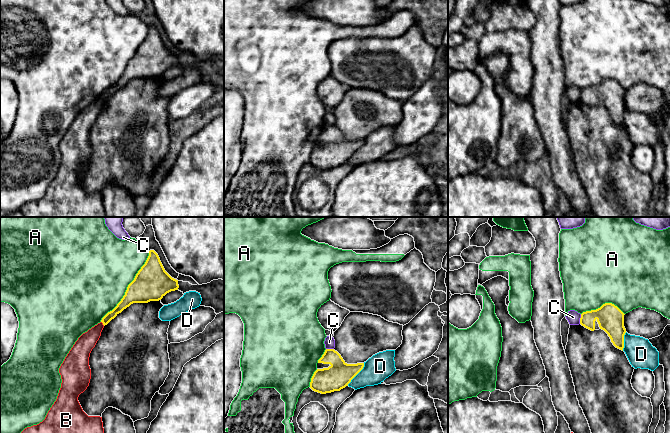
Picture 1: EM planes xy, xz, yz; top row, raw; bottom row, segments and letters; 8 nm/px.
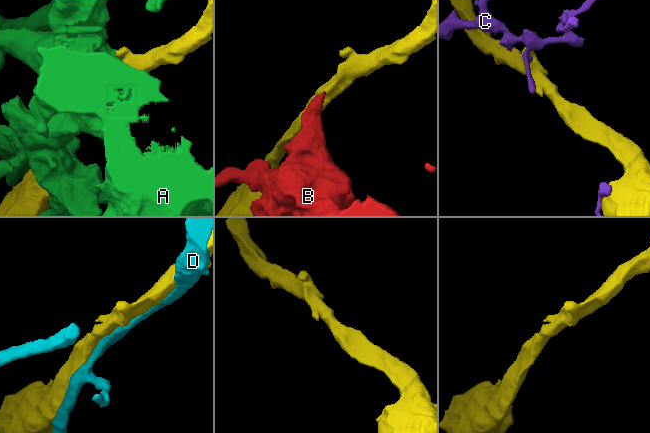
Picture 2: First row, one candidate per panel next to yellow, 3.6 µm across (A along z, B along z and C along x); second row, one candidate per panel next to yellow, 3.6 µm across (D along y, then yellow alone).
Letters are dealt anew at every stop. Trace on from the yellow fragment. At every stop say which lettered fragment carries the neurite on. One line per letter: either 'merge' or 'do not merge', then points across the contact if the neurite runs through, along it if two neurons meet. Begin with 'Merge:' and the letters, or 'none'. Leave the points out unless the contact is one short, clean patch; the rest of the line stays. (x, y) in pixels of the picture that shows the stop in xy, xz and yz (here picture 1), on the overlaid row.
Merge: none
A: do not merge
B: do not merge; border along xy (101, 321), (104, 325)
C: do not merge
D: do not merge

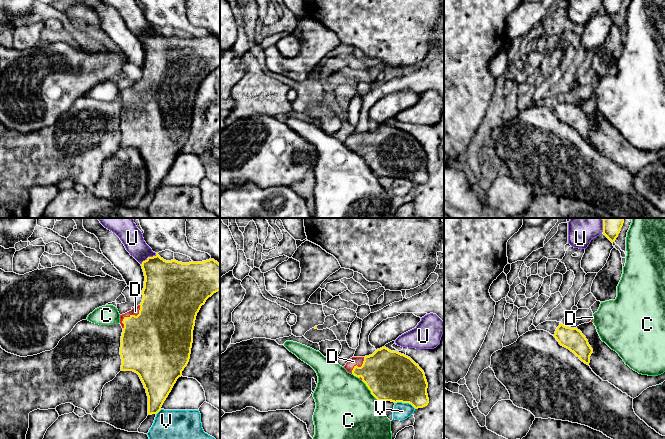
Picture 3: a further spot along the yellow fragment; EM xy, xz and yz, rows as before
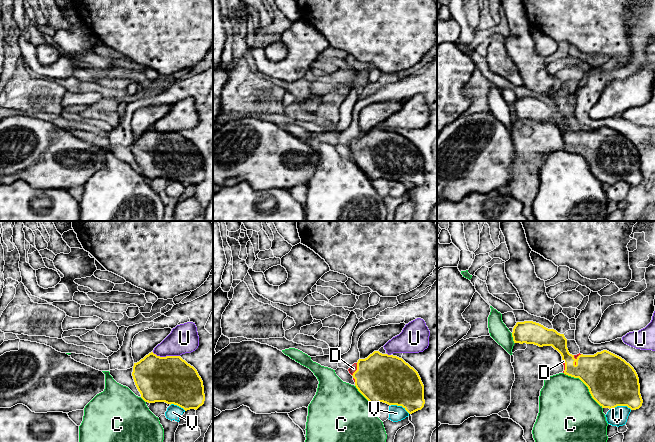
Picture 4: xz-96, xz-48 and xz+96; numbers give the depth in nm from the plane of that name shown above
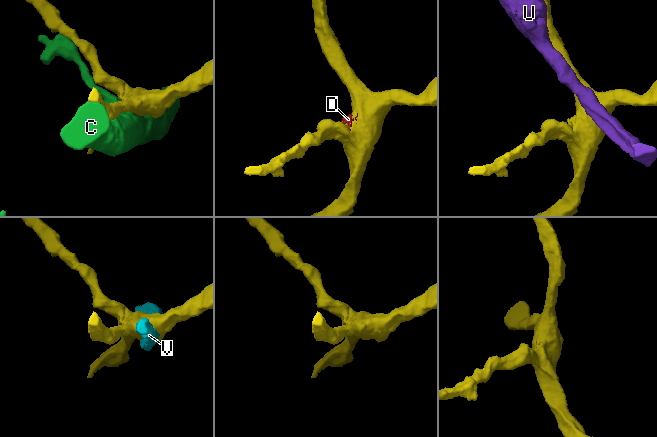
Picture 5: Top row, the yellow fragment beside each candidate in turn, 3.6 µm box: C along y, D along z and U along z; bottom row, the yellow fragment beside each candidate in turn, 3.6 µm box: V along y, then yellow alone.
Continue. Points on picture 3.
Merge: D
C: do not merge
D: merge; runs through xy (150, 339), (130, 315), (135, 311)
U: do not merge
V: do not merge

